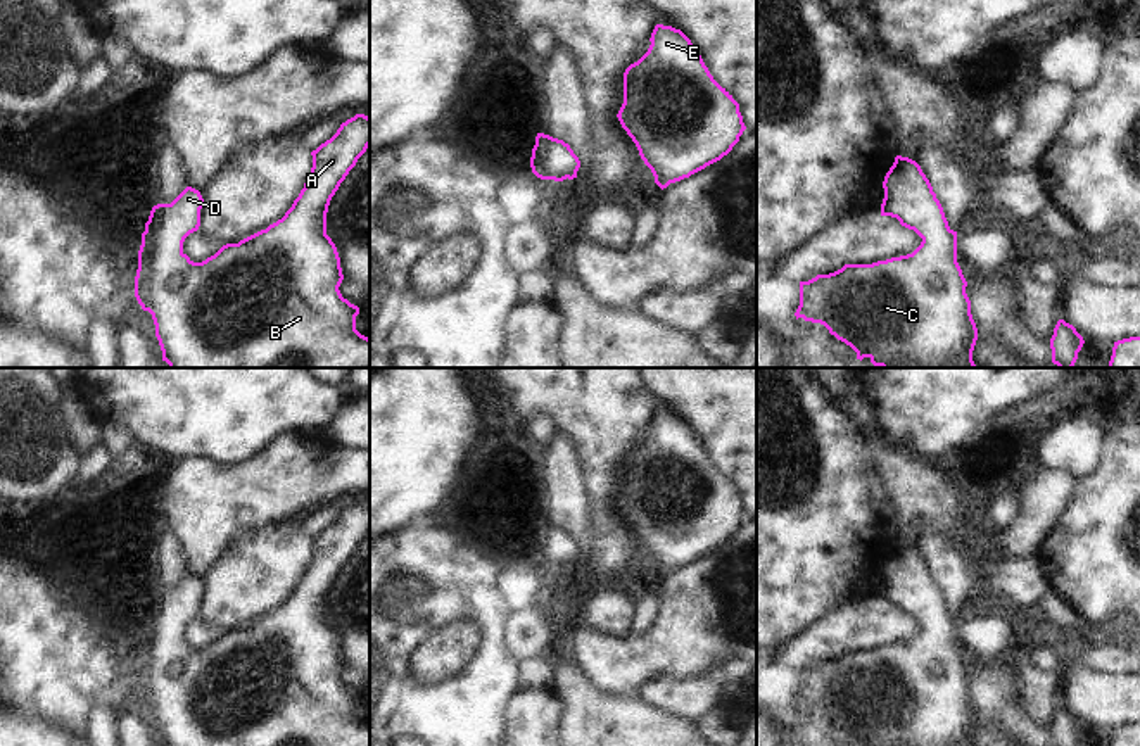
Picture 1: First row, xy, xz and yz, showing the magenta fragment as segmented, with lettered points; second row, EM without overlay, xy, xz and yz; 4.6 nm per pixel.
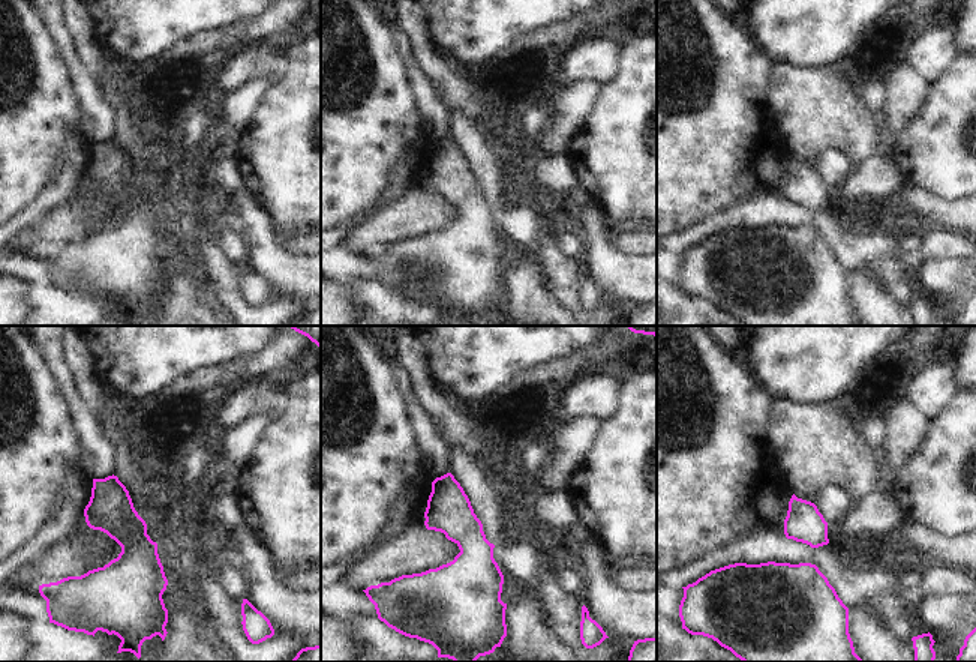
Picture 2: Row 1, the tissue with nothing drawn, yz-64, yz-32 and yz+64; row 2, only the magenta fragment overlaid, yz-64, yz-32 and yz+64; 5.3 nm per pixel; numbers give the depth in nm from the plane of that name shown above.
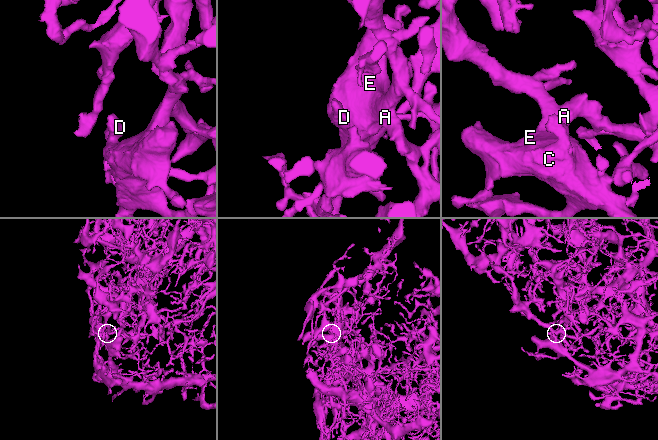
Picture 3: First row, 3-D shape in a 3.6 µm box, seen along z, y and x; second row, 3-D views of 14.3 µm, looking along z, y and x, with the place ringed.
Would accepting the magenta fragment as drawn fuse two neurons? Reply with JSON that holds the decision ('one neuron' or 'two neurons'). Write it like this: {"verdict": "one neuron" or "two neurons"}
{"verdict": "one neuron"}

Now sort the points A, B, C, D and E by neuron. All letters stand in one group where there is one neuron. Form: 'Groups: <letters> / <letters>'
Groups: A B C D E

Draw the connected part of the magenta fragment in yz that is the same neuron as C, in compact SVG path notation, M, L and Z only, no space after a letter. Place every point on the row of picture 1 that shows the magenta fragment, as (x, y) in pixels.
M896 155L893 166L884 176L883 181L884 199L881 204L881 216L891 216L900 221L902 226L914 230L921 238L921 245L907 256L891 257L886 261L877 261L872 264L845 264L841 269L829 273L829 275L817 275L808 281L800 281L800 306L795 313L796 319L803 318L805 321L820 323L824 325L831 335L838 340L845 342L857 352L857 359L869 357L874 366L881 368L978 368L972 361L972 351L978 340L978 328L971 314L971 300L966 294L967 281L962 275L962 269L957 262L957 231L948 226L945 218L943 207L933 192L933 186L926 174L922 173L921 166L909 159Z

